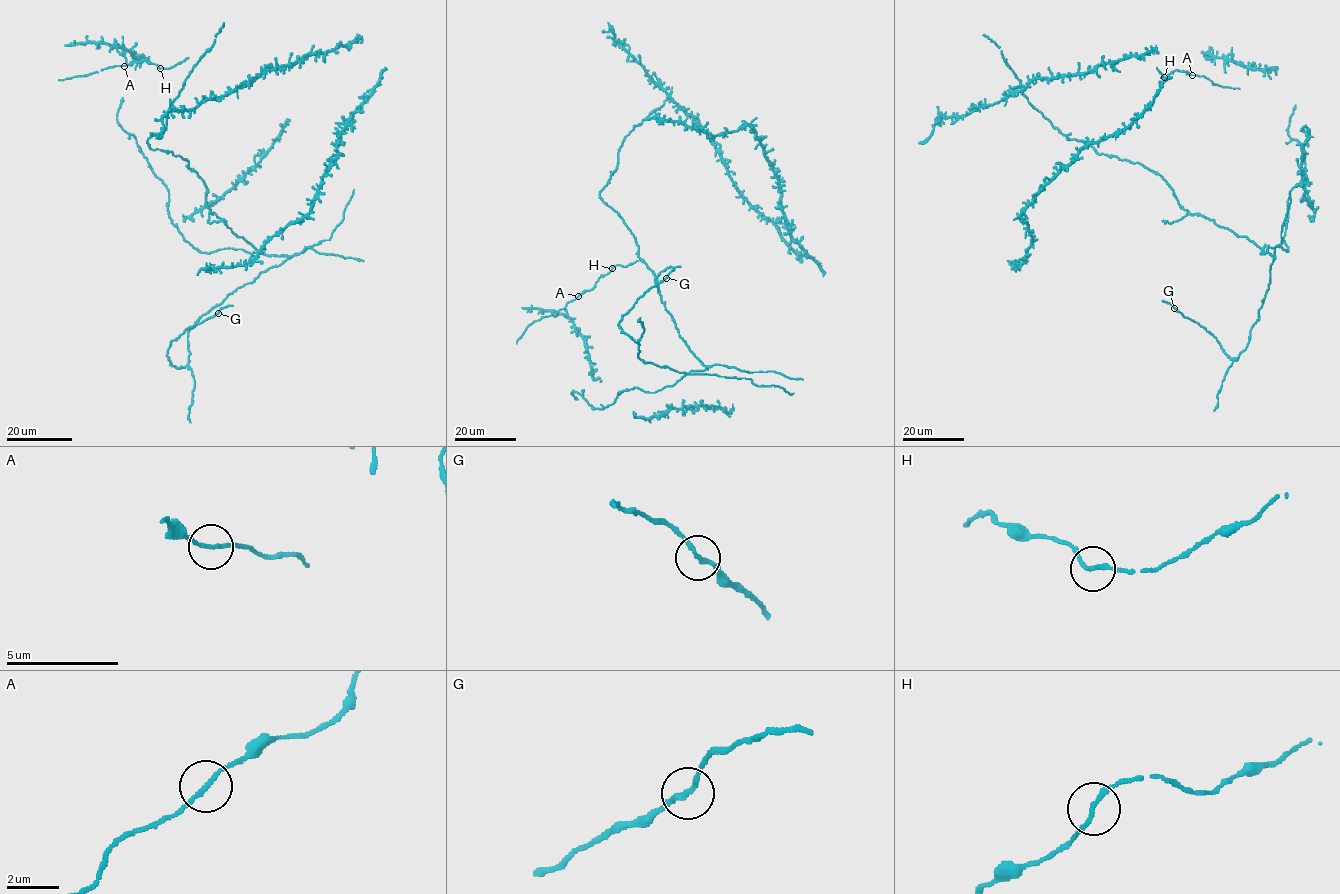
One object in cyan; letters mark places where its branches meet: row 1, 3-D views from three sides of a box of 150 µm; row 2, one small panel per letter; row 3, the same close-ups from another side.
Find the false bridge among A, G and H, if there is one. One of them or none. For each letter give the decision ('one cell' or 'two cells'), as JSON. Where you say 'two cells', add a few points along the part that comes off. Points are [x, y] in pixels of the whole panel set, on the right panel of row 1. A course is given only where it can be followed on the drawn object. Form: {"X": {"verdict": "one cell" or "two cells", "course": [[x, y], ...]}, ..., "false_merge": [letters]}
{"A": {"verdict": "one cell"}, "G": {"verdict": "one cell"}, "H": {"verdict": "one cell"}, "false_merge": []}

